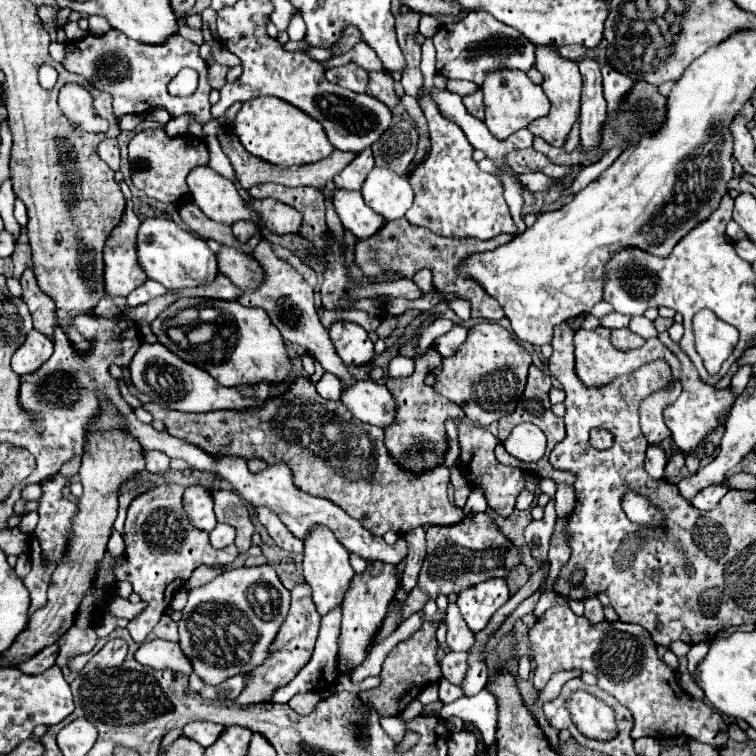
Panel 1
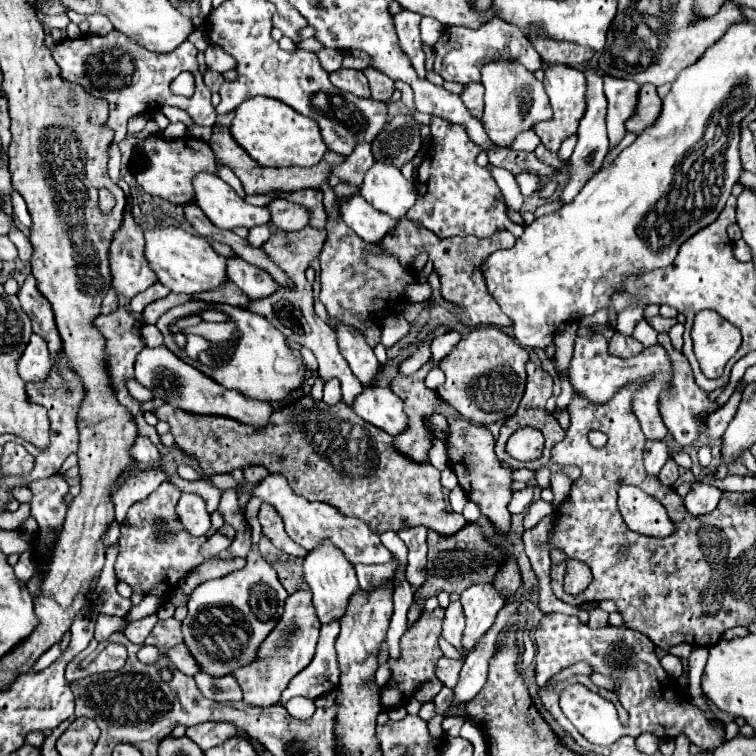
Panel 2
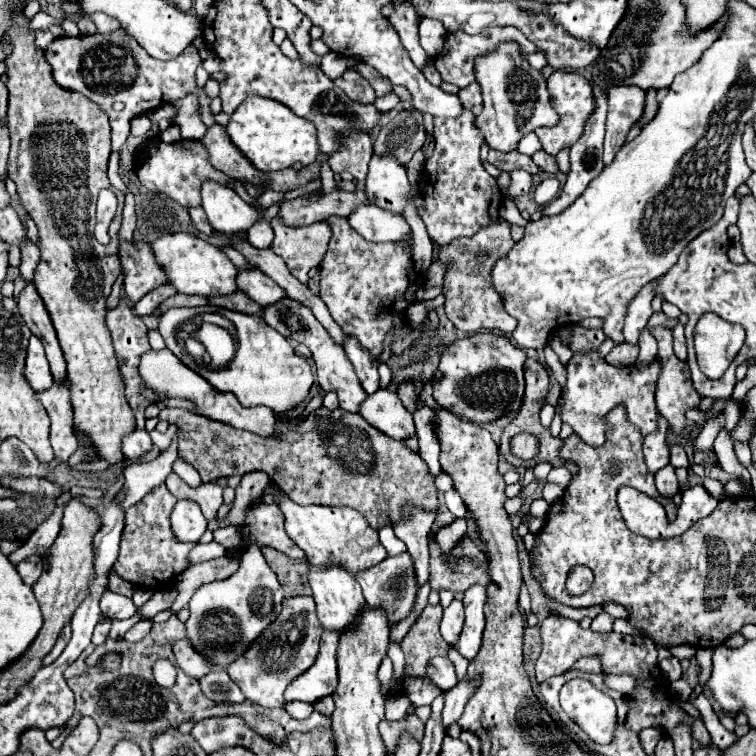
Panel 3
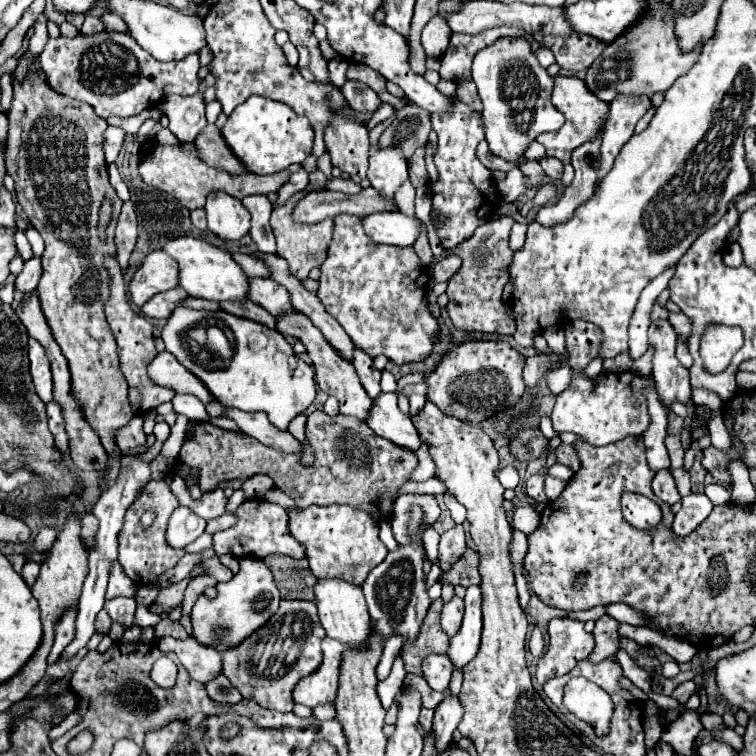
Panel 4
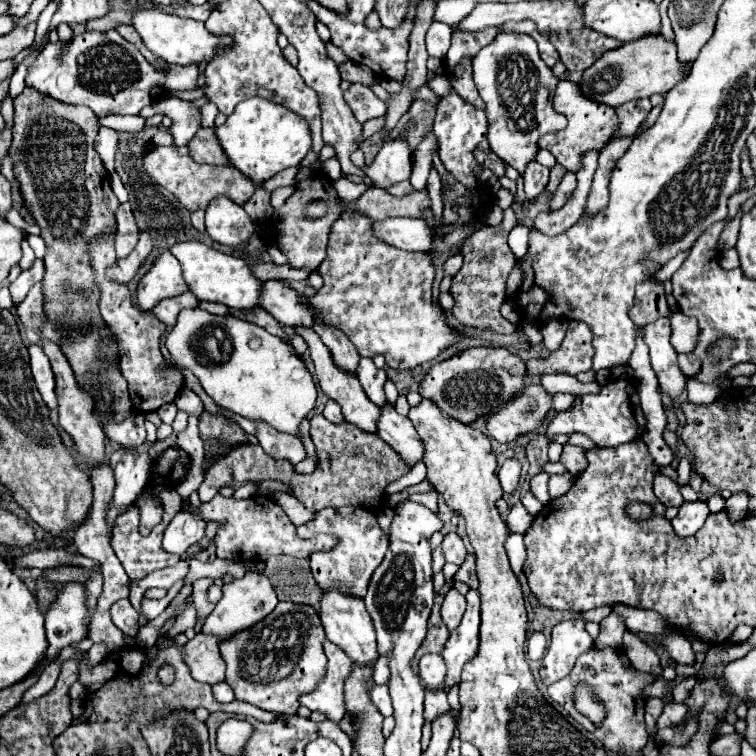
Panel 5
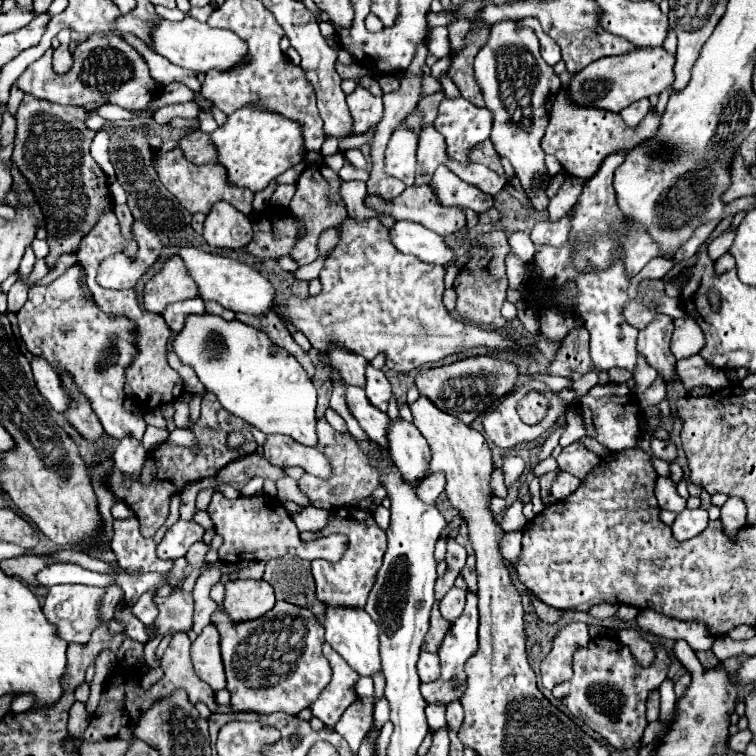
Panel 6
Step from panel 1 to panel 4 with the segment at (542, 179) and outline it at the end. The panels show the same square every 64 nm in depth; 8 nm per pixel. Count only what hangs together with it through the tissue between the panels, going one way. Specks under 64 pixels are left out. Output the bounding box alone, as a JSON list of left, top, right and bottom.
[496,168,526,204]

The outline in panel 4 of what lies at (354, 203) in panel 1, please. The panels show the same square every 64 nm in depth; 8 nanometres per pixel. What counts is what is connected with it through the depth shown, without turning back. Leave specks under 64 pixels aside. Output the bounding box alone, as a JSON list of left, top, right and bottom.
[362,212,420,246]

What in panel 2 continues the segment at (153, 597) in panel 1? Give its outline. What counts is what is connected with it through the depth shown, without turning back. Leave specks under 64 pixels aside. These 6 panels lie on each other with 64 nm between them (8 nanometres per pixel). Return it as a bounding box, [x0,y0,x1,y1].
[116,482,206,644]

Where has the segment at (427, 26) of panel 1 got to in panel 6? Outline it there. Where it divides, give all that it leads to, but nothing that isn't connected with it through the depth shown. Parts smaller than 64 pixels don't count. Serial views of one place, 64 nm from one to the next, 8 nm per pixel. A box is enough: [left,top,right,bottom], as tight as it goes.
[426,26,450,58]

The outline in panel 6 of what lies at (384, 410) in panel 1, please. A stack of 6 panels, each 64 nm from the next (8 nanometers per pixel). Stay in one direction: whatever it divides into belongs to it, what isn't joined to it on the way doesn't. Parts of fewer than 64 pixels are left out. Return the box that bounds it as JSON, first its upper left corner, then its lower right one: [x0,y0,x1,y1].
[388,420,432,486]

